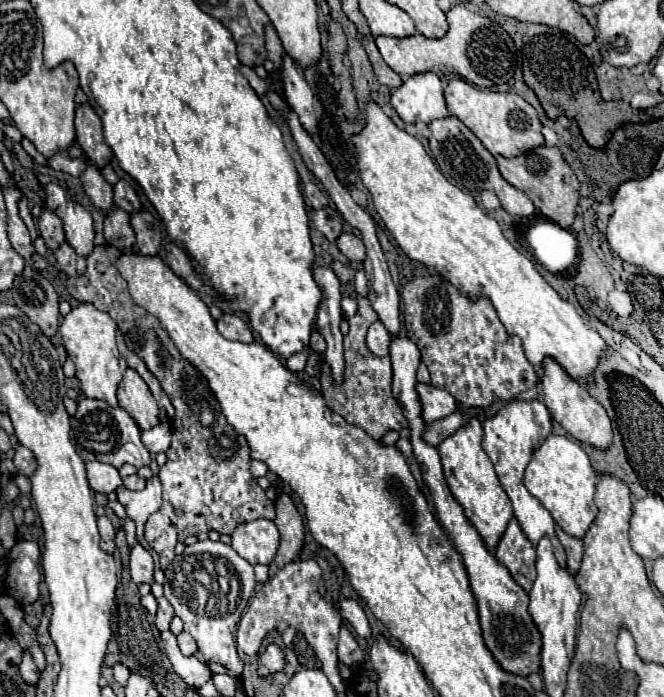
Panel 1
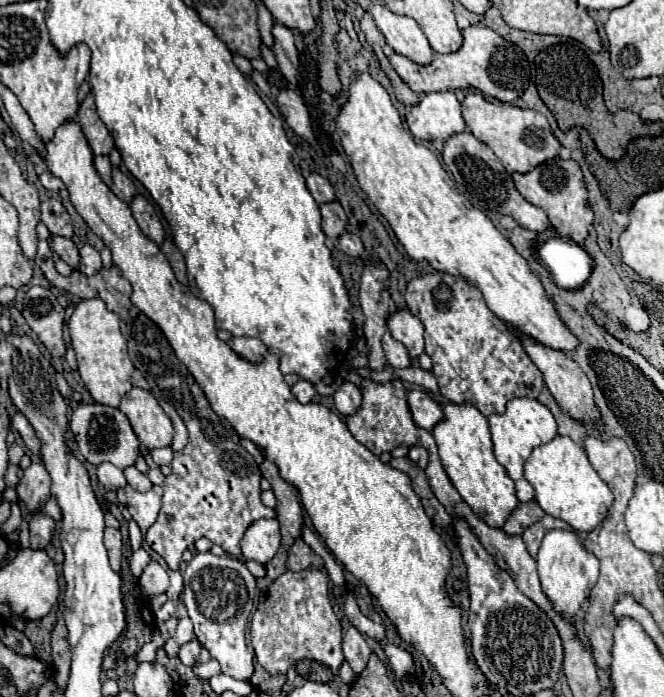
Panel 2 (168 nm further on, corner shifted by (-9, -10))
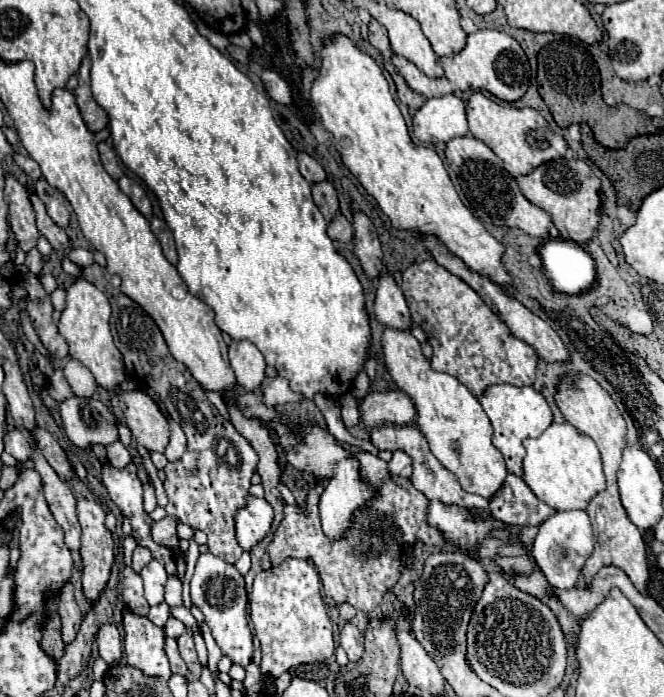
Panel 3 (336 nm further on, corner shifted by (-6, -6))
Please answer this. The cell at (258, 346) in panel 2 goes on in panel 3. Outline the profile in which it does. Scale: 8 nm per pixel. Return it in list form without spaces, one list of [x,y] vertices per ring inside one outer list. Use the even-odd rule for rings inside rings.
[[[234,340],[228,346],[230,366],[236,374],[236,380],[244,390],[254,390],[266,378],[264,374],[264,356],[250,340]]]

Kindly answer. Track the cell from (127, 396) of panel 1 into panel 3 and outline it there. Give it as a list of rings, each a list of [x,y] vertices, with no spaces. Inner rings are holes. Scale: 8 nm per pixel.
[[[142,390],[120,392],[118,402],[134,440],[150,452],[164,452],[170,440],[170,428],[158,404]]]

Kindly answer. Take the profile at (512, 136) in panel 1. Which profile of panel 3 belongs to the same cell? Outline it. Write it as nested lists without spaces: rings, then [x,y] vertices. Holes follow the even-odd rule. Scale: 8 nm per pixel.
[[[474,92],[466,104],[466,116],[472,136],[482,140],[502,160],[504,170],[512,176],[530,174],[542,162],[562,158],[568,148],[562,136],[554,134],[552,130],[548,136],[548,122],[534,108],[514,108],[510,104],[494,102],[482,92]]]

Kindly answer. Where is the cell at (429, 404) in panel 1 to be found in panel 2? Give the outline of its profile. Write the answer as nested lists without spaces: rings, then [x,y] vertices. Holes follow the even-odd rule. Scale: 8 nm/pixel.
[[[411,390],[407,394],[407,404],[409,404],[409,410],[411,410],[411,416],[413,416],[415,426],[419,426],[419,428],[433,430],[433,426],[439,420],[443,420],[441,406],[425,390]]]

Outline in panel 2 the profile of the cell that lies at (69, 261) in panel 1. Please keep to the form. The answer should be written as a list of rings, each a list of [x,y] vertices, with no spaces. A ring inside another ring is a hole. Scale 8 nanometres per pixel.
[[[51,236],[51,240],[53,240],[53,250],[61,256],[61,260],[65,260],[71,268],[77,268],[79,266],[79,250],[77,250],[75,242],[65,236]]]

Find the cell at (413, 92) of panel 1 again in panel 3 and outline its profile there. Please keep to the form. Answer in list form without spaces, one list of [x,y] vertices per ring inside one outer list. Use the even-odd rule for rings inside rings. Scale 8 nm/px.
[[[454,94],[430,98],[412,118],[414,136],[424,144],[448,142],[456,136],[468,134],[464,102]]]

